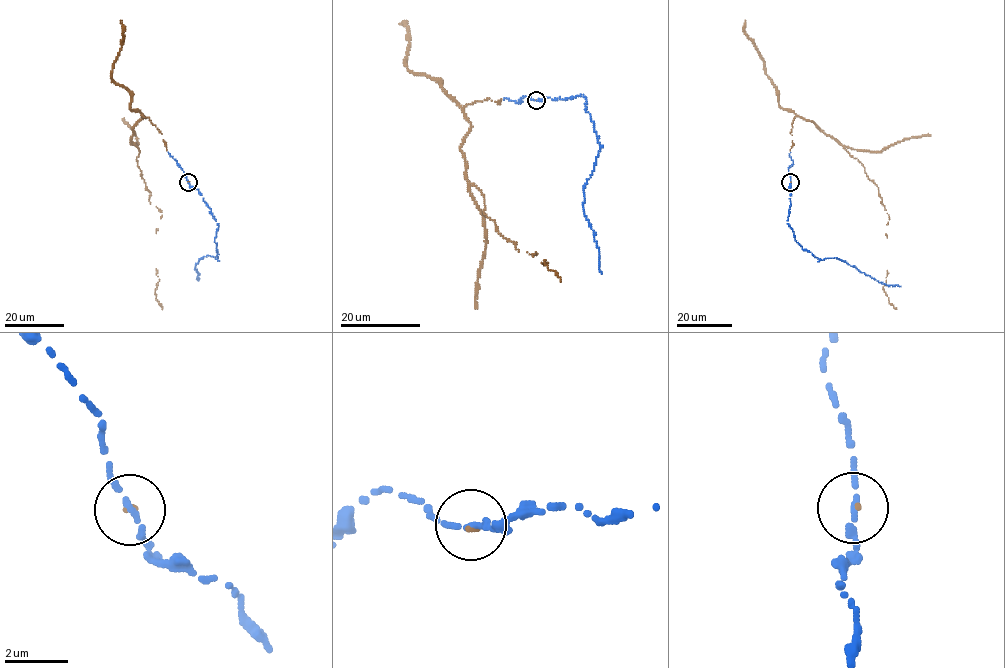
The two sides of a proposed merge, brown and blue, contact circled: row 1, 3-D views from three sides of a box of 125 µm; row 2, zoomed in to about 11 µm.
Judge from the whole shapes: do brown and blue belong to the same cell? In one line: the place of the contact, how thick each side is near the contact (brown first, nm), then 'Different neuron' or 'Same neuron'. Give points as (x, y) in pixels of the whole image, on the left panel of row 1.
Place: (188, 182). Thickness 110 nm (brown) against 170 nm. Same neuron

